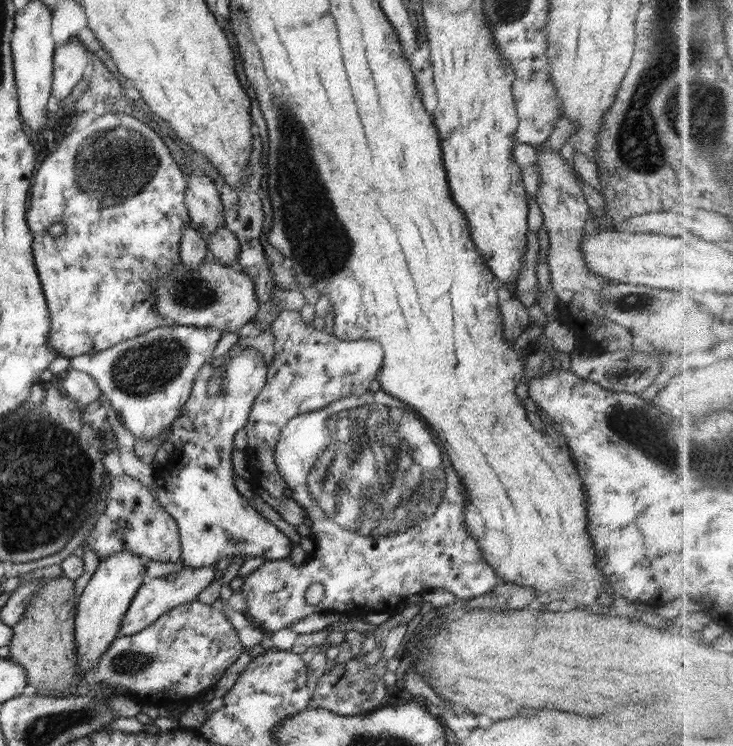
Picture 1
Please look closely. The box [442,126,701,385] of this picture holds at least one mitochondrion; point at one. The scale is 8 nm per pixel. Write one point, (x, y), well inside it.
(630, 302)

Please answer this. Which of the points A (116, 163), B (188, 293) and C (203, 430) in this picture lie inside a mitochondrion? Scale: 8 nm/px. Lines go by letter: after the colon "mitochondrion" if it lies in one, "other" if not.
A: mitochondrion
B: mitochondrion
C: other

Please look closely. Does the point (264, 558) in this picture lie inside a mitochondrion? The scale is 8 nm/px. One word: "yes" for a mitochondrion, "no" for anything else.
no

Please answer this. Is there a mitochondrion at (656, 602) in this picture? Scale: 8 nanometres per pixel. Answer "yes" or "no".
no

